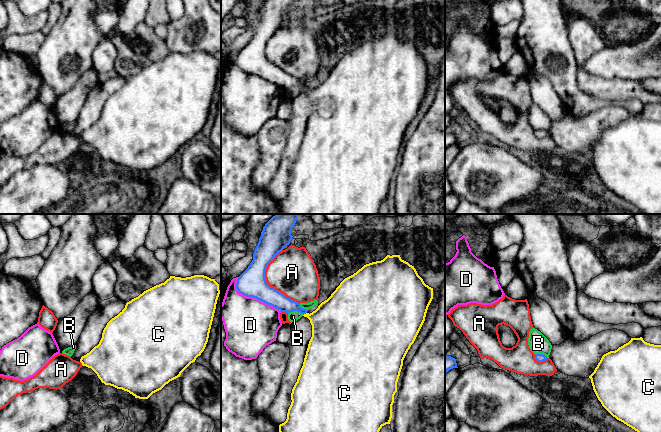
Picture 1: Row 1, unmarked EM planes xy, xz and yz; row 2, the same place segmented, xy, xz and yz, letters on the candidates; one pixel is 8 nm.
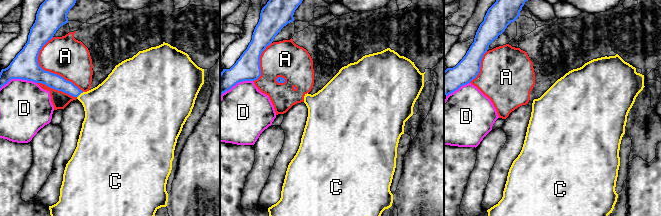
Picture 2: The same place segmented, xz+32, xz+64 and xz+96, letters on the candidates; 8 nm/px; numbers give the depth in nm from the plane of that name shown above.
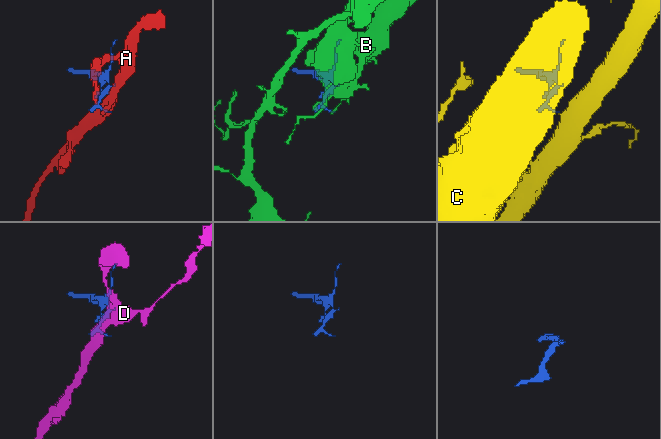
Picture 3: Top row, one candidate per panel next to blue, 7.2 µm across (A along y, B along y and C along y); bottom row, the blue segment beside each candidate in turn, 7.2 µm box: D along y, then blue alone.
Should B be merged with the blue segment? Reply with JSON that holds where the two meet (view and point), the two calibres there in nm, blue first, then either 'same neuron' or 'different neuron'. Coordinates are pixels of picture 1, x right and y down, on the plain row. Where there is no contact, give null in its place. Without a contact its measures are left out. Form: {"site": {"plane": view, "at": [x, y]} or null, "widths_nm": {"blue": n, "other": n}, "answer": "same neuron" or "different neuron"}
{"site": {"plane": "xz", "at": [296, 86]}, "widths_nm": {"blue": 140, "other": 80}, "answer": "different neuron"}

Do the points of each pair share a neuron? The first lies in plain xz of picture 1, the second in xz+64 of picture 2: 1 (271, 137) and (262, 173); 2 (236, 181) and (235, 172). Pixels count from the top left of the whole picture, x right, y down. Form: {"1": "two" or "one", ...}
{"1": "one", "2": "one"}

